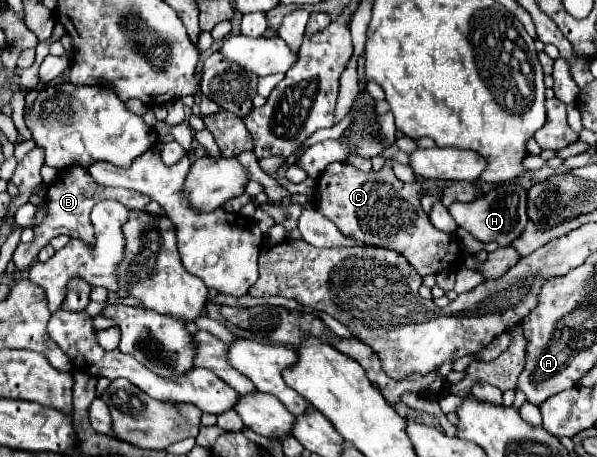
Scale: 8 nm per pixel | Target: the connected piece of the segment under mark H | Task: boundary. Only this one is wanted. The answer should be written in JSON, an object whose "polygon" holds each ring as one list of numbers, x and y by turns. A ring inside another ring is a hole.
{"polygon":[[498,182,490,184,490,190,484,190,476,200,472,202,454,202,450,204,450,214,456,220,456,224,464,230,468,230,474,238,480,242,498,242,500,246,508,246,514,238,520,236,528,222,528,190,520,186,518,182]]}

